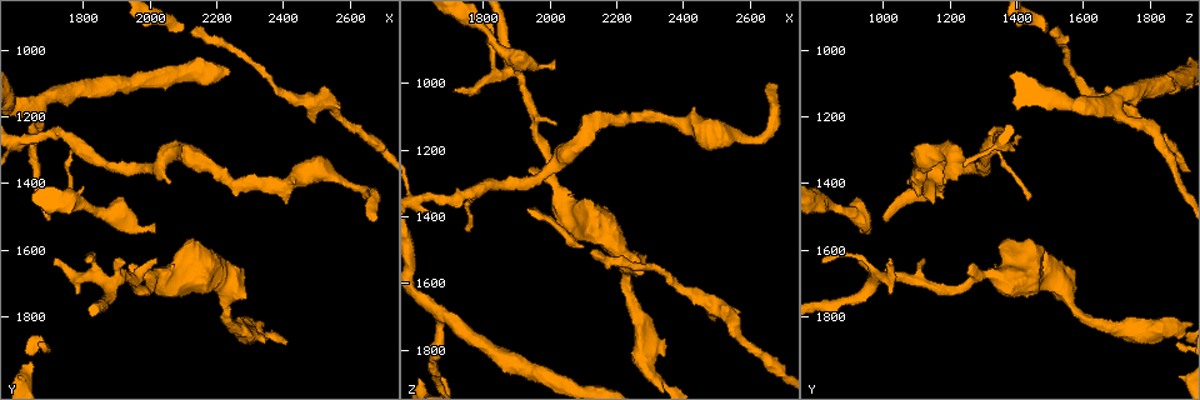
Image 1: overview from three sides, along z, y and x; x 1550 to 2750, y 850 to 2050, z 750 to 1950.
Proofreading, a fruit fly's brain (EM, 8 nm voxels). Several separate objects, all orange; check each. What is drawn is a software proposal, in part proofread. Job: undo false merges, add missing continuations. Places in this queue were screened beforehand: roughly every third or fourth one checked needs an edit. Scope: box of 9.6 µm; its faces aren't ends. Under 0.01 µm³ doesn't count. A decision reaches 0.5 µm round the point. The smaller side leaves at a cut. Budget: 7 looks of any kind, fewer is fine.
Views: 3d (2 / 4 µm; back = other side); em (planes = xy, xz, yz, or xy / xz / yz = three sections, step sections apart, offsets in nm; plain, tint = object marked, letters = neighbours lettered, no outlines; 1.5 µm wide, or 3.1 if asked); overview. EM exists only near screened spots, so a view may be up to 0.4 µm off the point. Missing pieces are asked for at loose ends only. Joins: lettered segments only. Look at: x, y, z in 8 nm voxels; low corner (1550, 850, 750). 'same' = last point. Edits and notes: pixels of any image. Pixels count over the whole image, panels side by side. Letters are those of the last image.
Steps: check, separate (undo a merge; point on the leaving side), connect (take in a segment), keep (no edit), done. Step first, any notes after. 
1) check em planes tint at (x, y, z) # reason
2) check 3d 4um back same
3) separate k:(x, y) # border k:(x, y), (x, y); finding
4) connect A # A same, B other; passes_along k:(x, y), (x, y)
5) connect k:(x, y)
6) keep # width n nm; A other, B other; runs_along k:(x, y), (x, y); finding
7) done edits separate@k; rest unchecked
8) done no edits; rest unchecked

check 3d 2um at (2340, 1870, 1780) # thick end

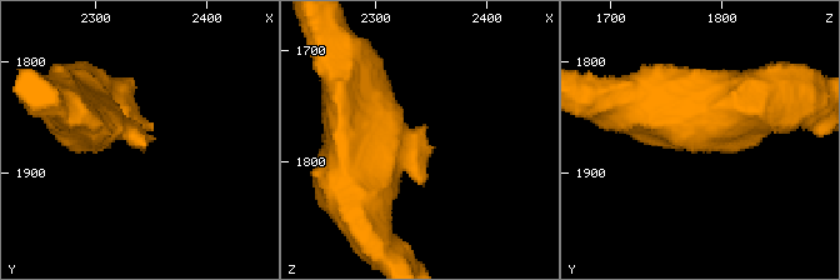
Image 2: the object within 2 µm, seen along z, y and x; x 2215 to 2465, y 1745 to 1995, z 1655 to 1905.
check em planes plain at (2344, 1880, 1786) # need the tissue

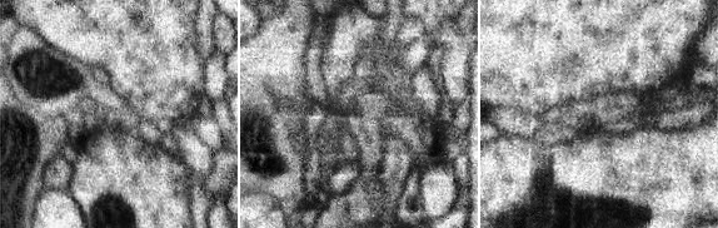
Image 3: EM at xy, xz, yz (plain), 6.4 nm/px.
check em planes letters same # see the neighbours

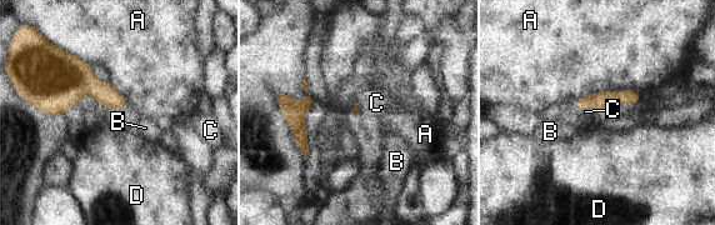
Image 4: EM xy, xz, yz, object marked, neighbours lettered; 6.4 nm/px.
connect C # longest_contact A 420 nm; A other, B other, C same, D other; the neuron continues

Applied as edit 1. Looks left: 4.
check em planes plain at (1740, 1450, 1440) # free end

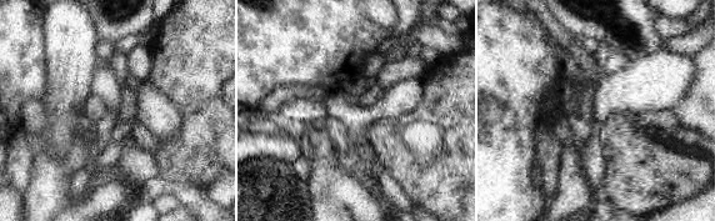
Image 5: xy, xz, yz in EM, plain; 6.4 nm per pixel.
check em planes letters same # what lies round it

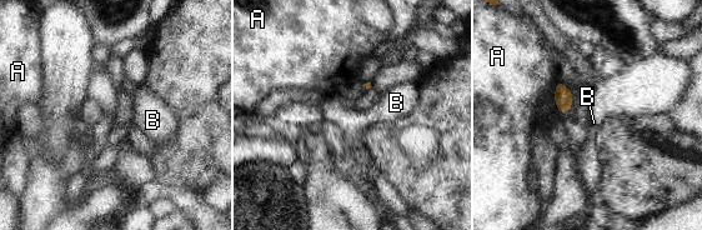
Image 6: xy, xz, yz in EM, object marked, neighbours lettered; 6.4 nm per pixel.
keep # longest_contact A 140 nm; A other, B other; border 6:(558, 80), (555, 84), (553, 100); no lettered segment goes on from it

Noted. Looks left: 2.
check em planes tint at (2010, 1550, 940)

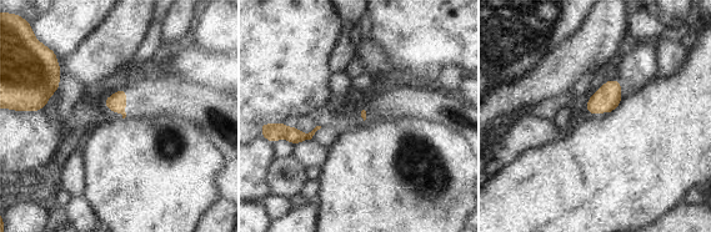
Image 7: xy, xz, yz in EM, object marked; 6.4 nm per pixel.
check em planes letters same

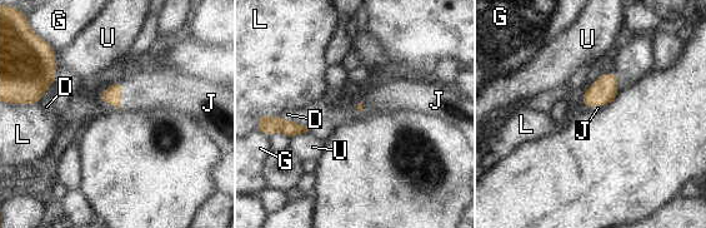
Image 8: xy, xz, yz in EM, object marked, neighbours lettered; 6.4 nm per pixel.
connect J # D other, G other, J same, L other, U other; passes_along 8:(113, 95), (121, 95), (144, 92); the neuron continues

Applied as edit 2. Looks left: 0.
done edits connect@4, connect@8; rest unchecked

